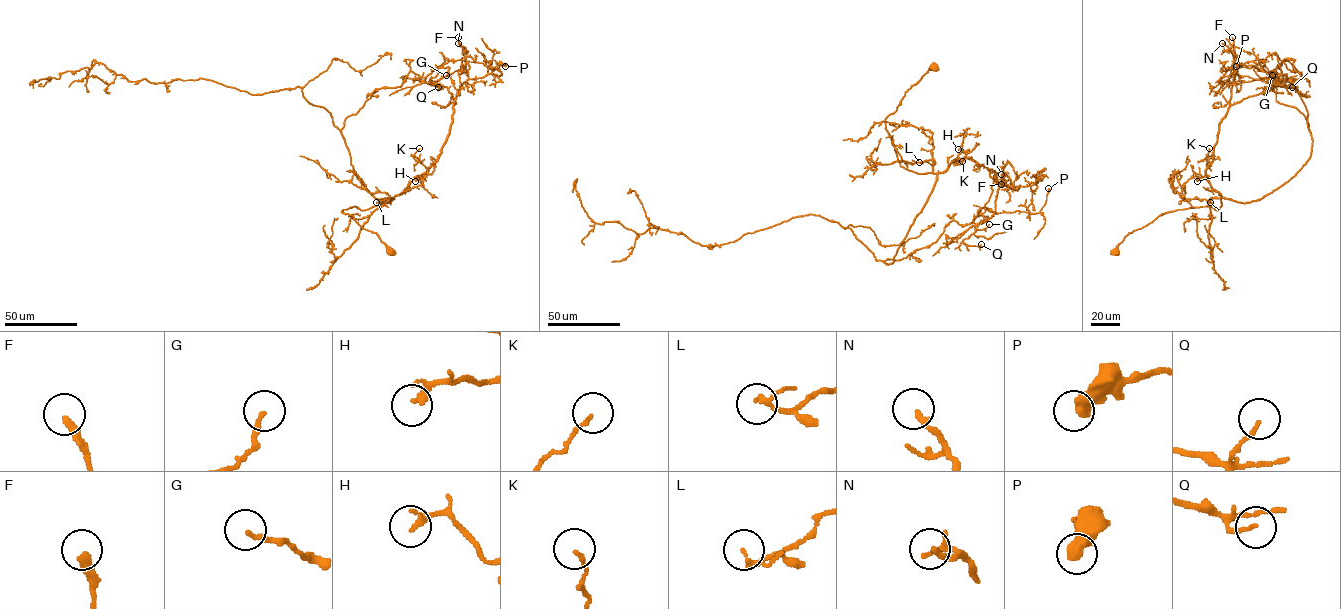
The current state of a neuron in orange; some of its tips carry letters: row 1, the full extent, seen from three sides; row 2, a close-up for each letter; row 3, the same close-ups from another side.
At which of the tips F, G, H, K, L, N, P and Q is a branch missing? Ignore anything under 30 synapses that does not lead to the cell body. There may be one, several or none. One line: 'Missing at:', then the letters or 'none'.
Missing at: F, N

